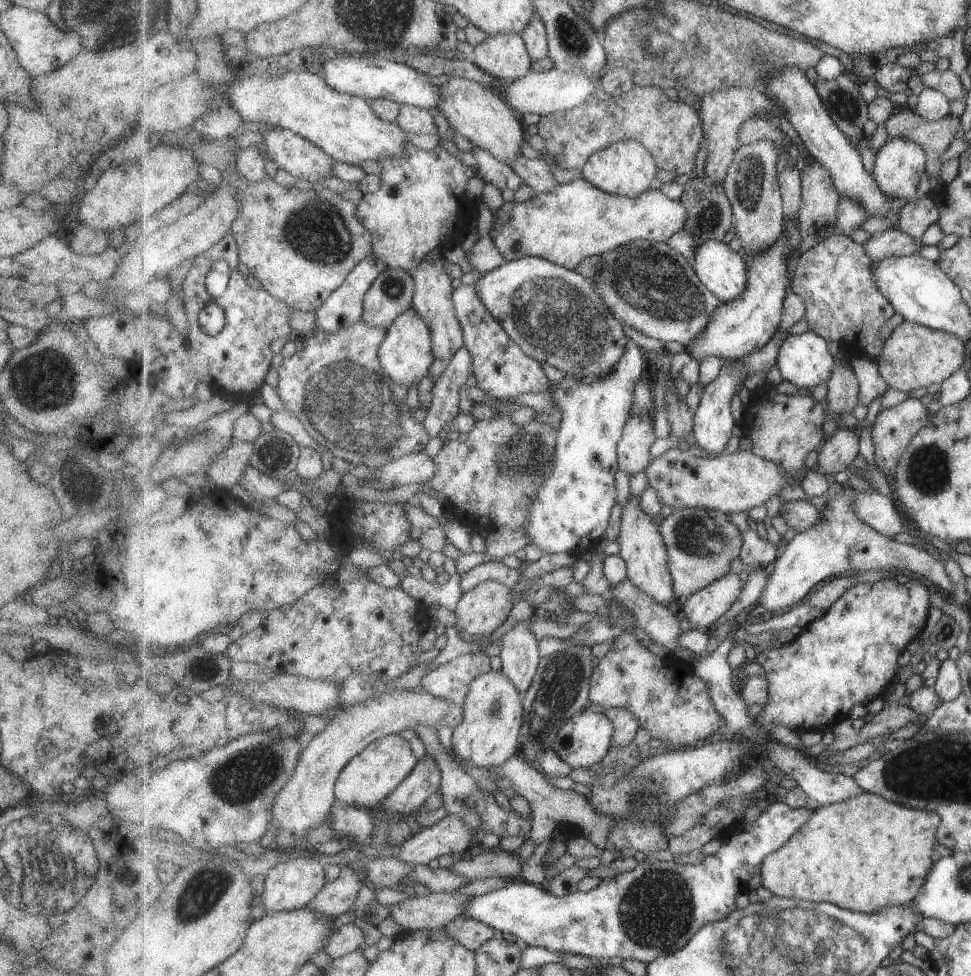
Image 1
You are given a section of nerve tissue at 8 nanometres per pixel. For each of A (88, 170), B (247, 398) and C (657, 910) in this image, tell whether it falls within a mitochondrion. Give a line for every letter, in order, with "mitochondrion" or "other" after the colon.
A: other
B: other
C: mitochondrion

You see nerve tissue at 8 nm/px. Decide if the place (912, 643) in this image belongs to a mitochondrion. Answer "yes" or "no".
no

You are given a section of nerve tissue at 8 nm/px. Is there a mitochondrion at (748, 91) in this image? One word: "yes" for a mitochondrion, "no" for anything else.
yes

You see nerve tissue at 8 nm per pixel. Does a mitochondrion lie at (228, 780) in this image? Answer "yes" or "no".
yes

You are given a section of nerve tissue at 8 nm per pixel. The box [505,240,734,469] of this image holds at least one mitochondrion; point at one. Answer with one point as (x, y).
(652, 284)

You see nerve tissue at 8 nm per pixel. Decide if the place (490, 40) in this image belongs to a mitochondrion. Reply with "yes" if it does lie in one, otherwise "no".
no

